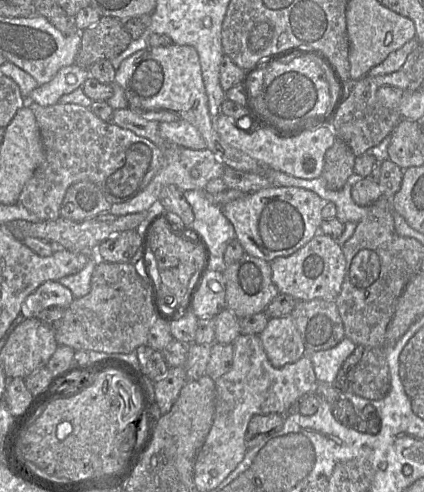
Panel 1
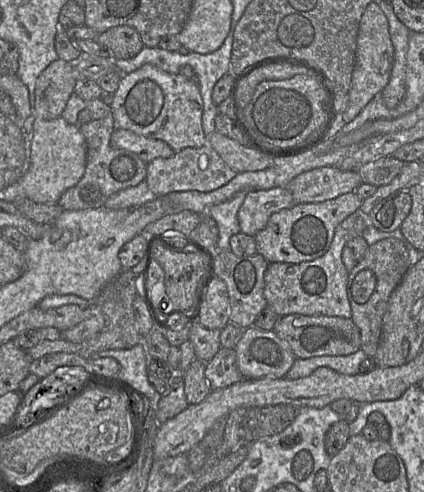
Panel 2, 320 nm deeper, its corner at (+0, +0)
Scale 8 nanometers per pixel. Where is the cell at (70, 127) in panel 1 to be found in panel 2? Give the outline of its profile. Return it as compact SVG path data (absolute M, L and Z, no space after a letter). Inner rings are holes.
M113 114L100 120L93 120L79 127L87 142L87 161L83 177L73 187L67 189L58 200L64 210L86 210L104 207L105 202L120 190L133 187L146 180L148 163L137 154L125 149L116 149L111 146L111 136L116 129Z

